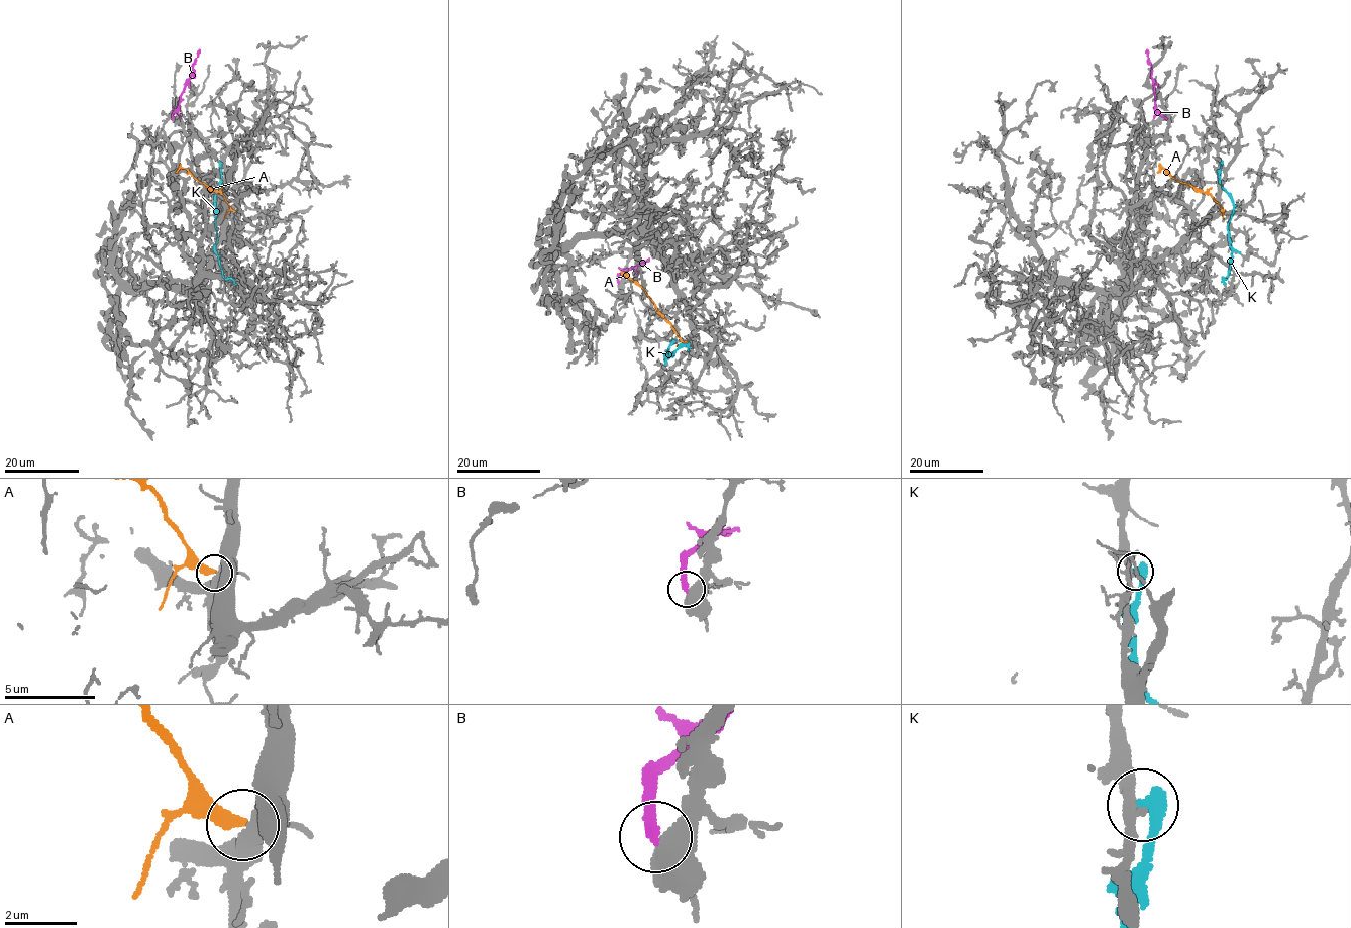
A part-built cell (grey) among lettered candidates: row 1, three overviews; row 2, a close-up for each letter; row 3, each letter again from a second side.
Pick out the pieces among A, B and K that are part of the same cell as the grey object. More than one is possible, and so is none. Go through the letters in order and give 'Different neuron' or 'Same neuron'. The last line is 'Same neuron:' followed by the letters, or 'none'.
A: Different neuron
B: Different neuron
K: Different neuron
Same neuron: none

